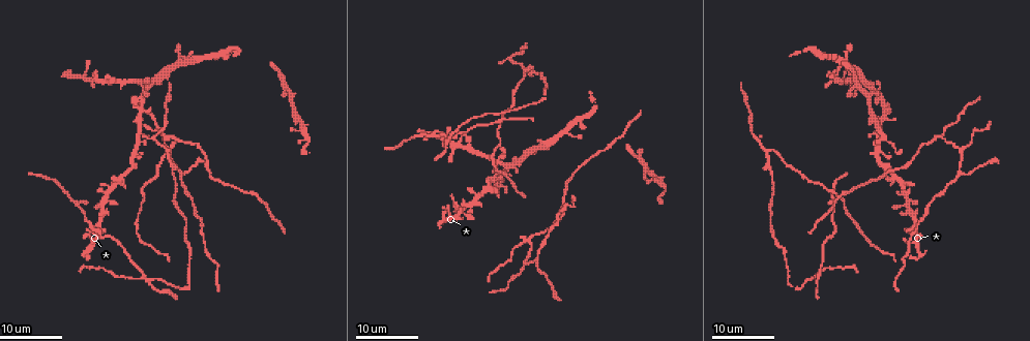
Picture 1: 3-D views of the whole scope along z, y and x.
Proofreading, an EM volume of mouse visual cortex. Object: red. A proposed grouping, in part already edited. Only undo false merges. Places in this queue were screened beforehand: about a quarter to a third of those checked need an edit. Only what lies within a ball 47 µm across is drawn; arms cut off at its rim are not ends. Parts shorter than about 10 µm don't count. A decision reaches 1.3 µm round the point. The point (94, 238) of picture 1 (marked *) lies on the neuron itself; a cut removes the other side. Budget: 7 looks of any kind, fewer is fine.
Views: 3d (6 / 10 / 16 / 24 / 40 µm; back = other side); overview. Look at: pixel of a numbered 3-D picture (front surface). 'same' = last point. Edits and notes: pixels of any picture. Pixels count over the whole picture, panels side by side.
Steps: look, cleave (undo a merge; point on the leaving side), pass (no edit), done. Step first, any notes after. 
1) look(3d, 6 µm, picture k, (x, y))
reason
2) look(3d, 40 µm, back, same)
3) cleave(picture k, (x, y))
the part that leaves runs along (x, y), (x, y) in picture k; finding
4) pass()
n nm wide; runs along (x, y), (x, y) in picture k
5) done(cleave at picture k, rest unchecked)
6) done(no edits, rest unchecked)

look(3d, 16 µm, picture 1, (489, 181))

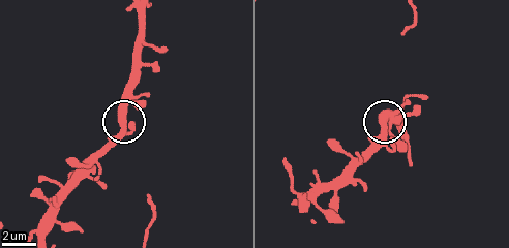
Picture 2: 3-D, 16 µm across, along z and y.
look(3d, 10 µm, picture 2, (122, 123))

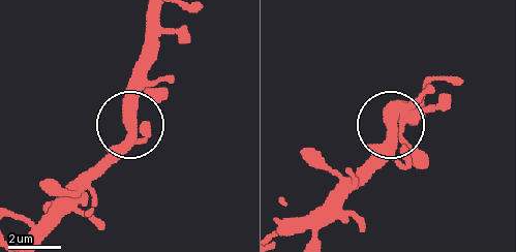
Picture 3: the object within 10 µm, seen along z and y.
pass()
runs along (34, 237), (125, 137), (141, 45) in picture 3; all the same neuron

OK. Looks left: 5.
look(3d, 24 µm, picture 1, (500, 146))

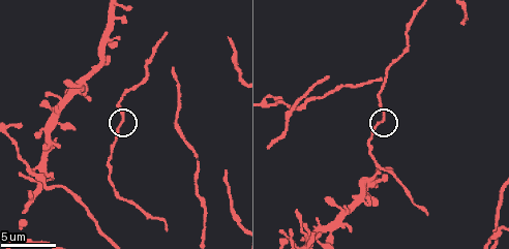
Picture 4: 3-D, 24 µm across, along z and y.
look(3d, 10 µm, picture 4, (121, 124))

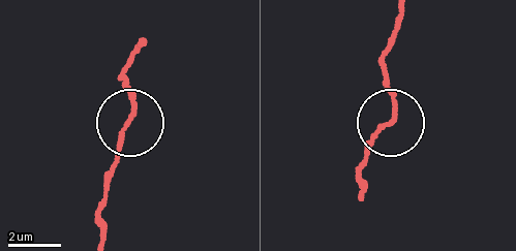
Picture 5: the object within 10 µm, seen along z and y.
pass()
all the same neuron

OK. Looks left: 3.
look(3d, 10 µm, picture 4, (48, 188))
calibre changes

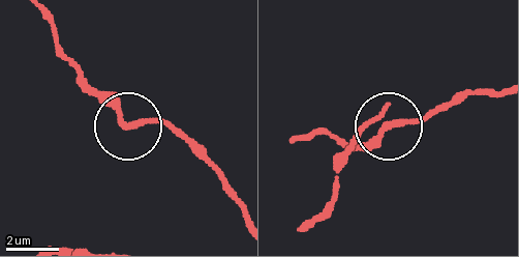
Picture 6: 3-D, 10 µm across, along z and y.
look(3d, 10 µm, back, picture 6, (388, 126))

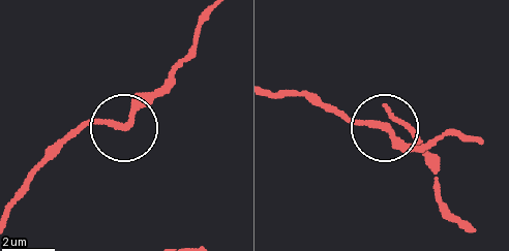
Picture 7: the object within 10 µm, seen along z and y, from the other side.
pass()
runs along (10, 205), (63, 145), (96, 124), (125, 124), (161, 87) in picture 7; continuous, no second neuron

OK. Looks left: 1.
done(no edits, rest unchecked)

